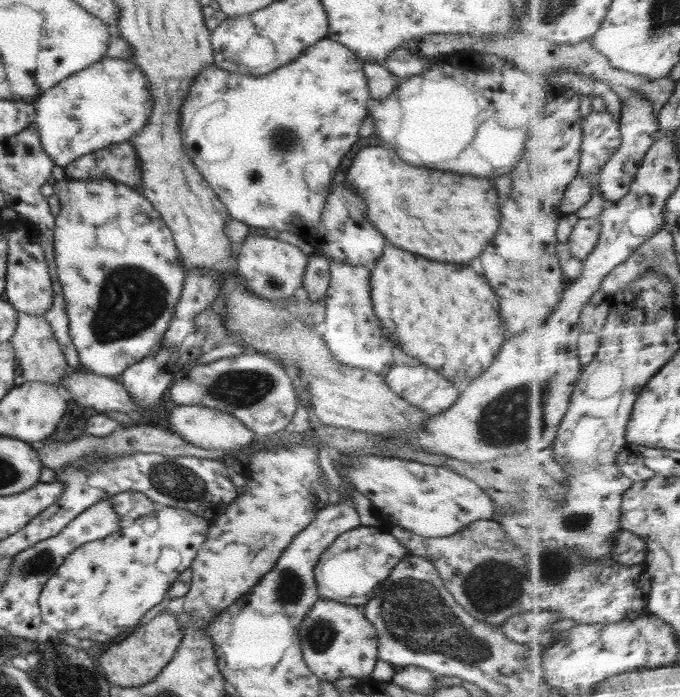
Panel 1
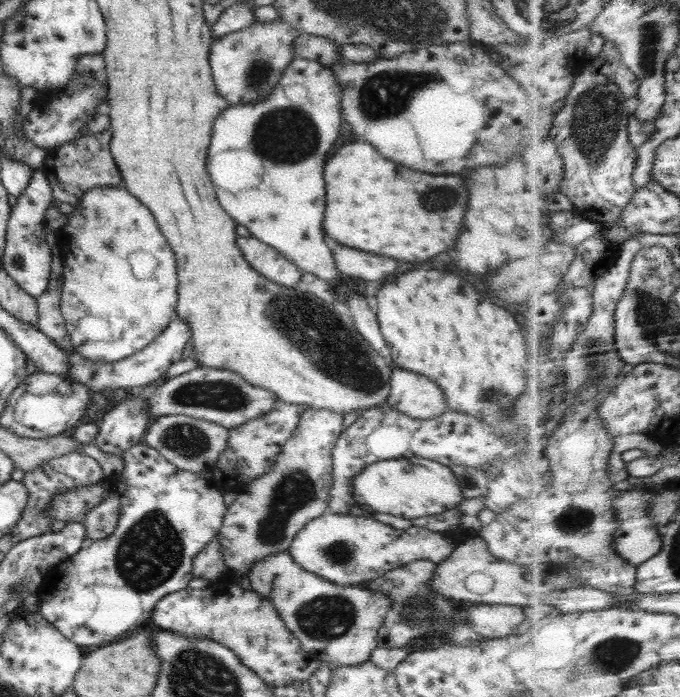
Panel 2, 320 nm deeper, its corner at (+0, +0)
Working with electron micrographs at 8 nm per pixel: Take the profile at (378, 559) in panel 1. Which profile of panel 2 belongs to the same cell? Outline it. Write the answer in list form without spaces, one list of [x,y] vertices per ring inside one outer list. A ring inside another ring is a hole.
[[[324,513],[322,516],[309,520],[304,528],[296,533],[287,552],[290,553],[289,556],[294,562],[304,568],[306,572],[312,572],[312,574],[316,574],[328,582],[336,585],[364,585],[366,581],[376,580],[384,576],[386,572],[390,572],[394,568],[403,568],[406,564],[414,561],[426,560],[438,564],[452,554],[455,545],[450,537],[432,532],[421,526],[412,525],[408,529],[398,530],[366,516]]]

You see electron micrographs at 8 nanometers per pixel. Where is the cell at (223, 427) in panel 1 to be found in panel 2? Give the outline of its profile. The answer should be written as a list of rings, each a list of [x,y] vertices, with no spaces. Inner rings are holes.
[[[184,415],[155,417],[144,433],[144,443],[156,449],[176,468],[190,472],[210,471],[227,449],[229,429],[207,420]]]

